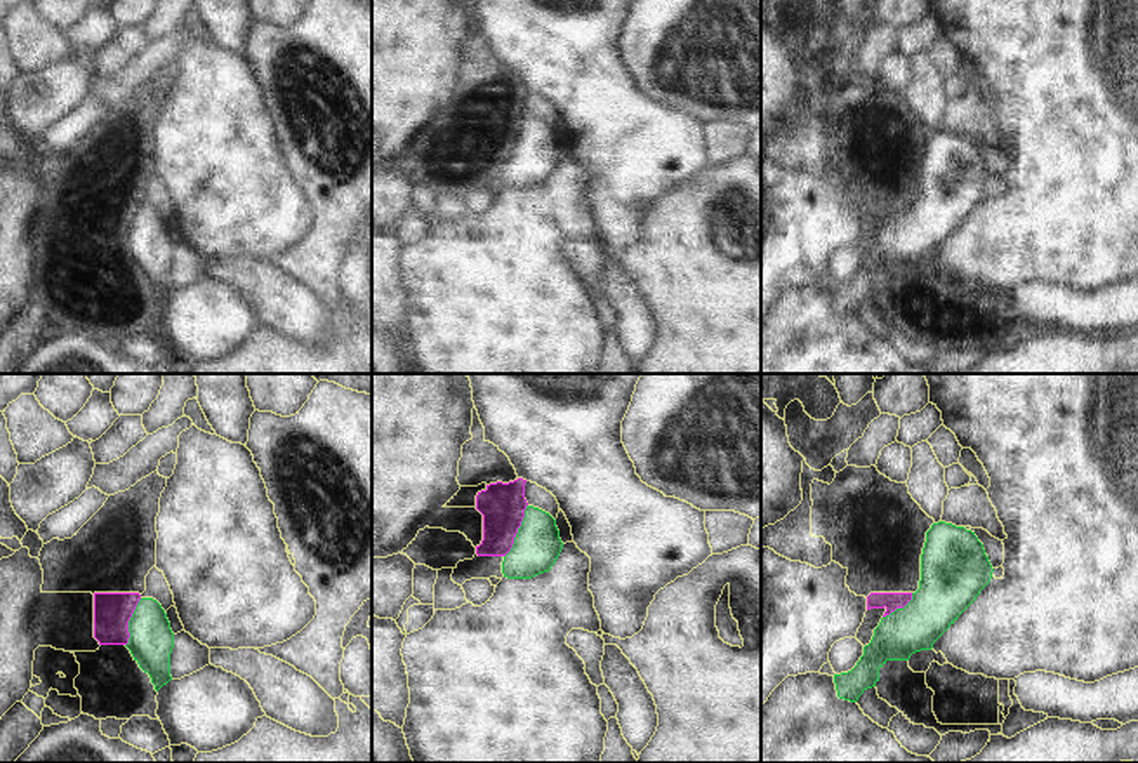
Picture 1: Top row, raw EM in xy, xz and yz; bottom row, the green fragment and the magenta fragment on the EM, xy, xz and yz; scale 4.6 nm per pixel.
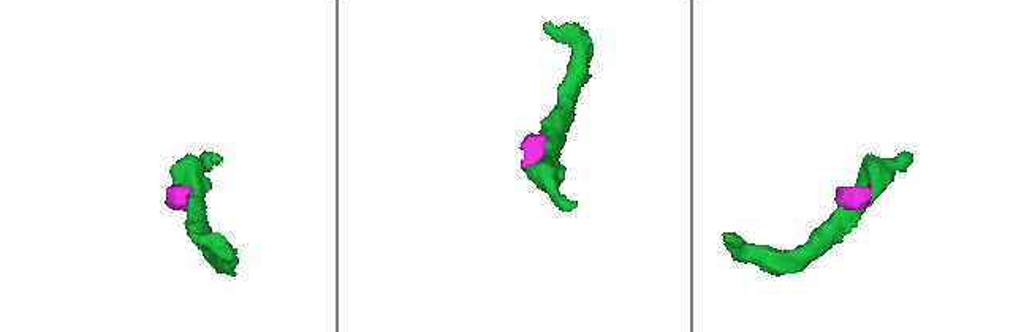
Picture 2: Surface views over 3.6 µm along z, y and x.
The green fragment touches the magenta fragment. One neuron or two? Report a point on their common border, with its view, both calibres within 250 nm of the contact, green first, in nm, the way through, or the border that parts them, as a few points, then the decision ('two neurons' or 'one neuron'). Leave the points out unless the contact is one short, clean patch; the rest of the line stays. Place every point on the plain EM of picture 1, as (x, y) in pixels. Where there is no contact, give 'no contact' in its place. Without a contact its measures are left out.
contact xz (518, 141); calibres 220 and 200 nm; way xz (537, 155), (518, 141), (508, 131), (502, 115); one neuron

